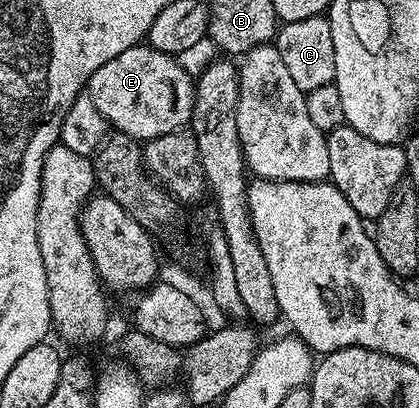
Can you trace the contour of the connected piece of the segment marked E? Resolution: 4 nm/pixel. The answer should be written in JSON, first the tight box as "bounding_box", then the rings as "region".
{"bounding_box":[85,43,195,141],"region":[[[147,43],[131,46],[111,61],[105,62],[90,75],[85,89],[93,105],[106,117],[108,124],[120,134],[128,135],[136,141],[148,141],[184,128],[190,122],[195,100],[192,74],[186,72],[174,56],[159,52]]]}

